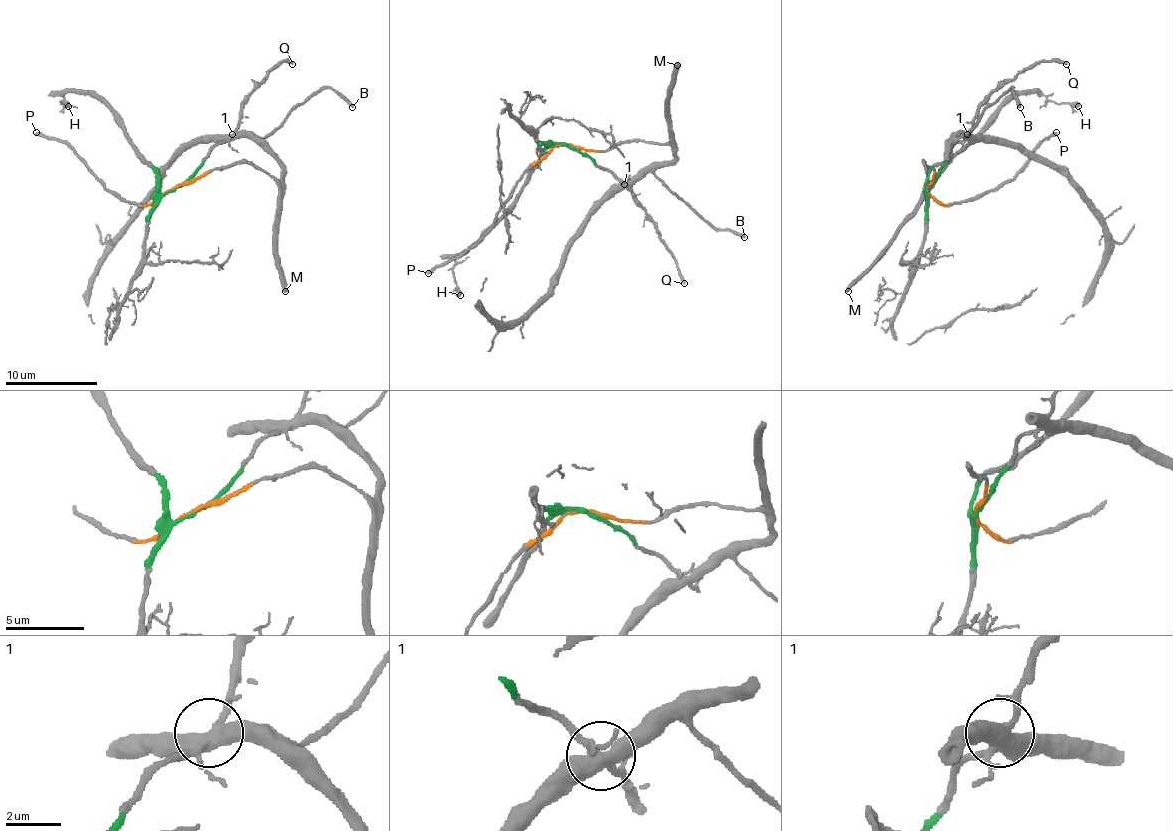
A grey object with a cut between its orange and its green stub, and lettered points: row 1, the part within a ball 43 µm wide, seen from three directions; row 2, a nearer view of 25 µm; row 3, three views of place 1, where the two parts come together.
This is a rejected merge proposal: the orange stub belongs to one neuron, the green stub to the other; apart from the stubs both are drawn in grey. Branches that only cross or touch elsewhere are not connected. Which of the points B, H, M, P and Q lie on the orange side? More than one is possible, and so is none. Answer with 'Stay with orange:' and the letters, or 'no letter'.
Stay with orange: B, M, P

